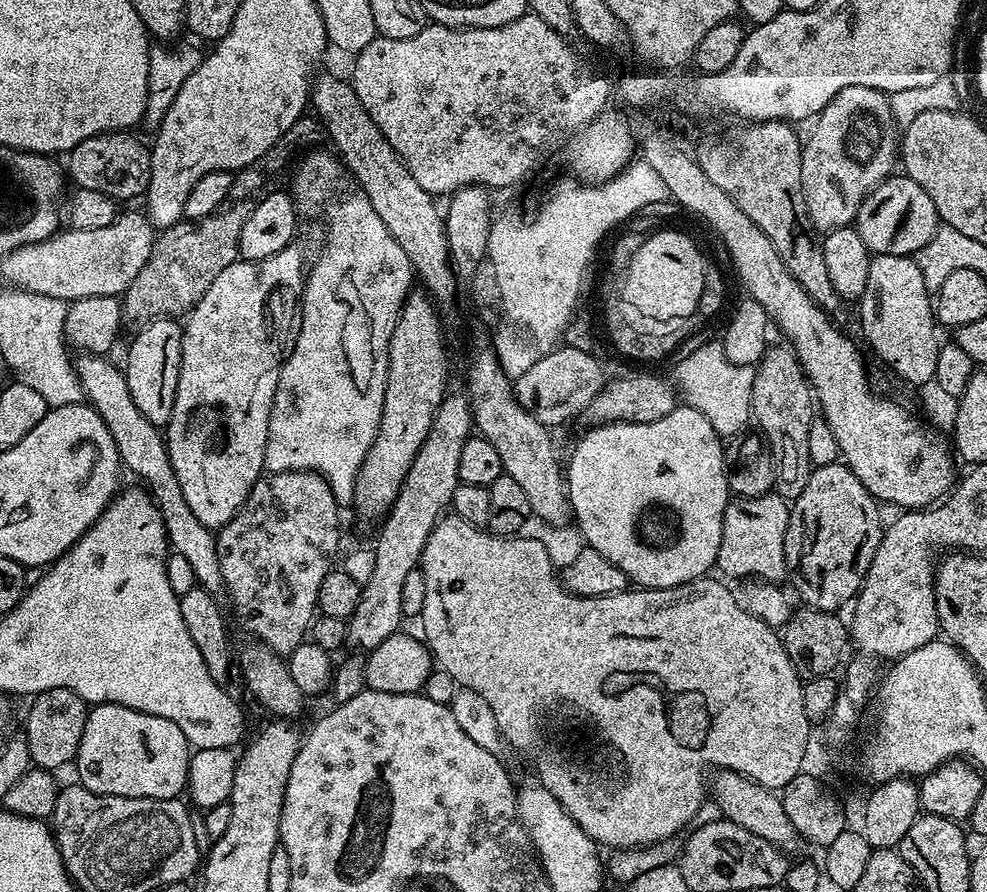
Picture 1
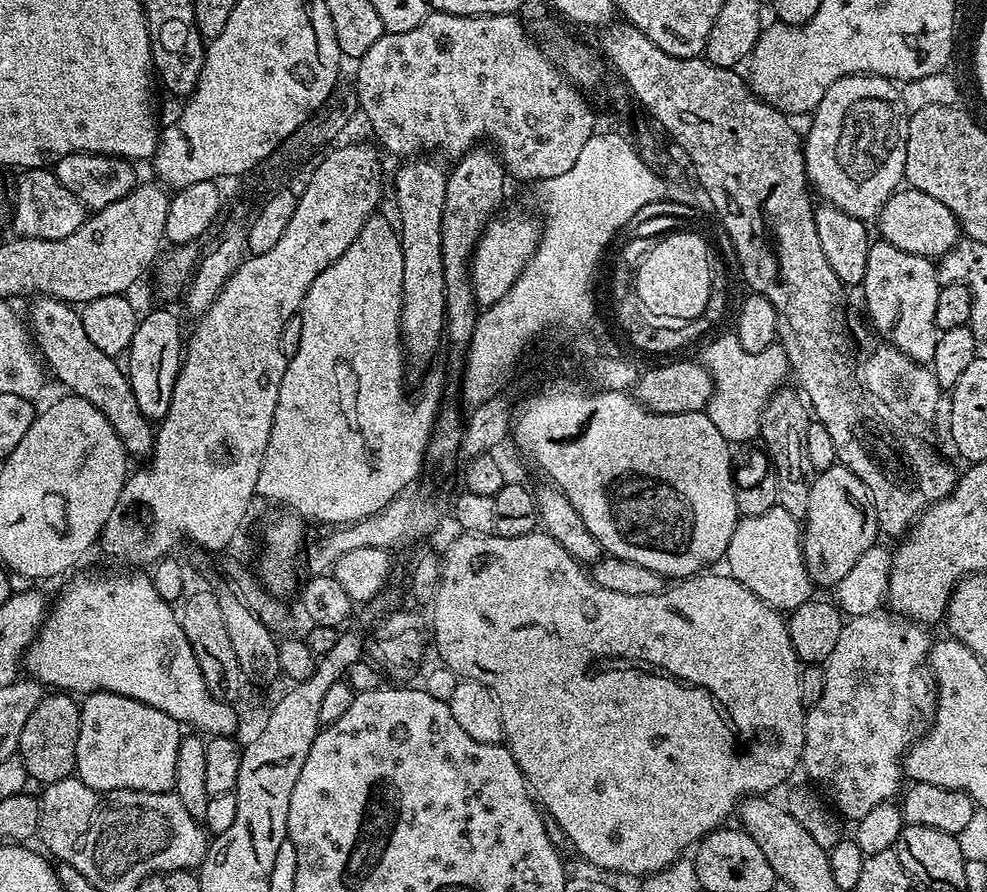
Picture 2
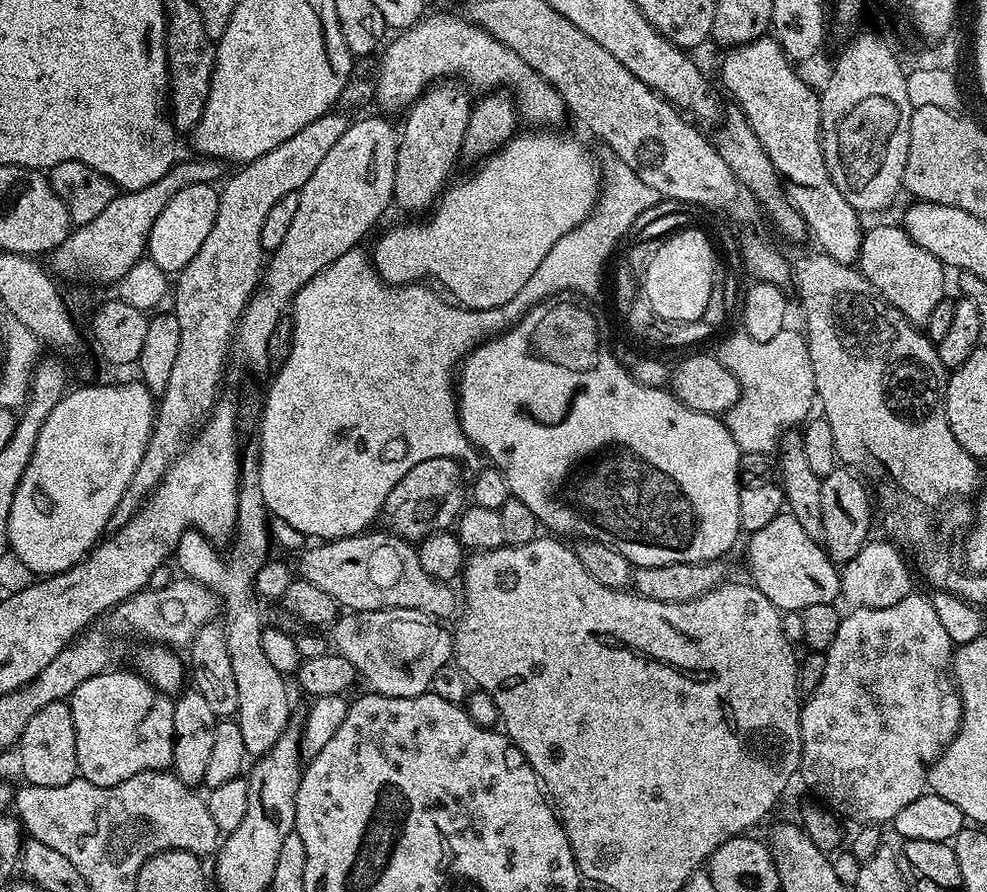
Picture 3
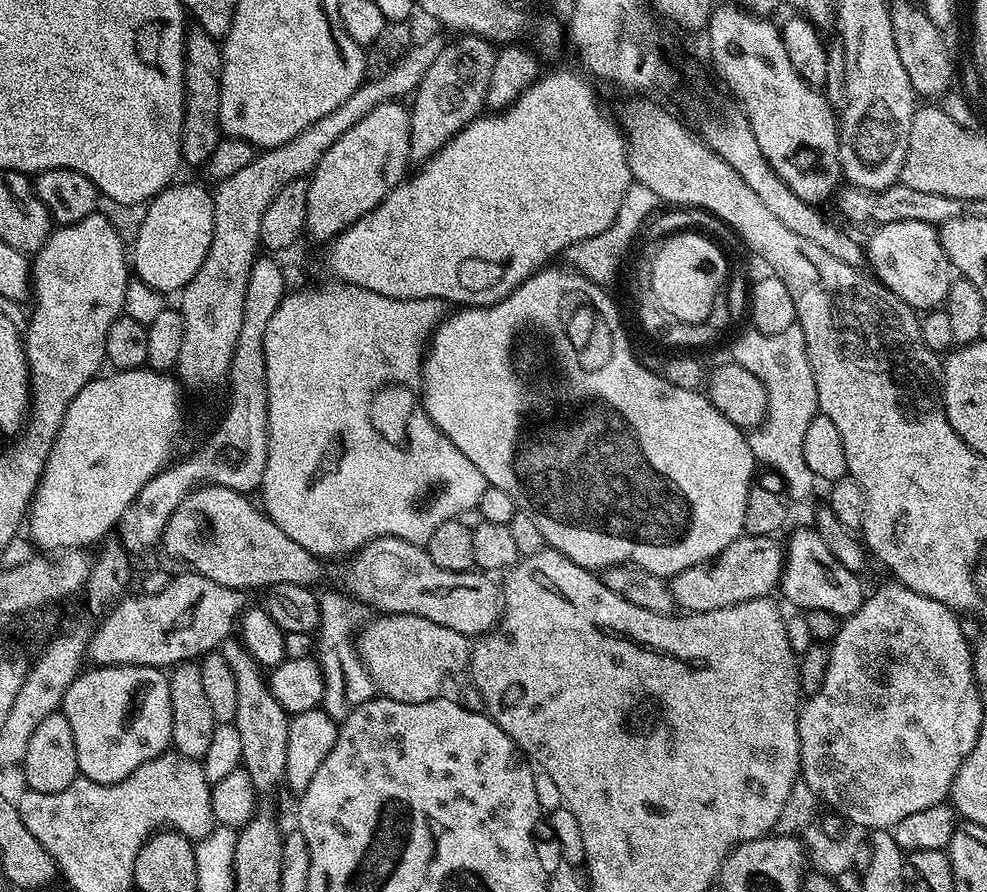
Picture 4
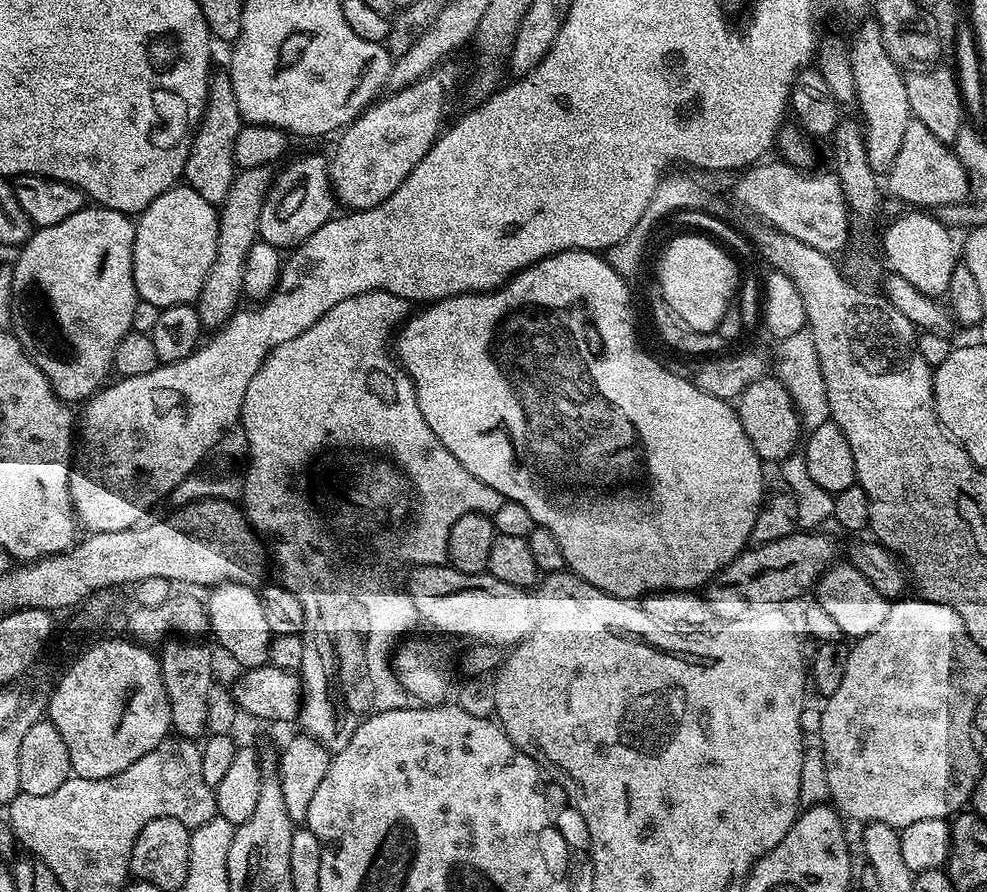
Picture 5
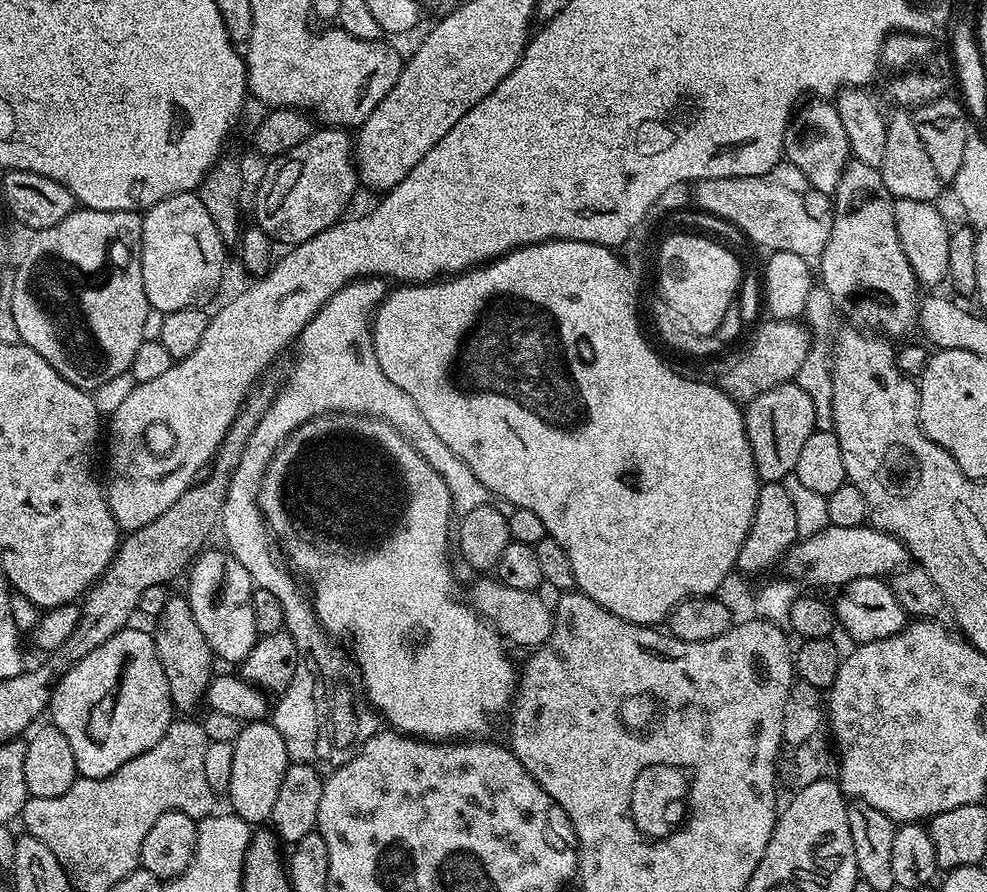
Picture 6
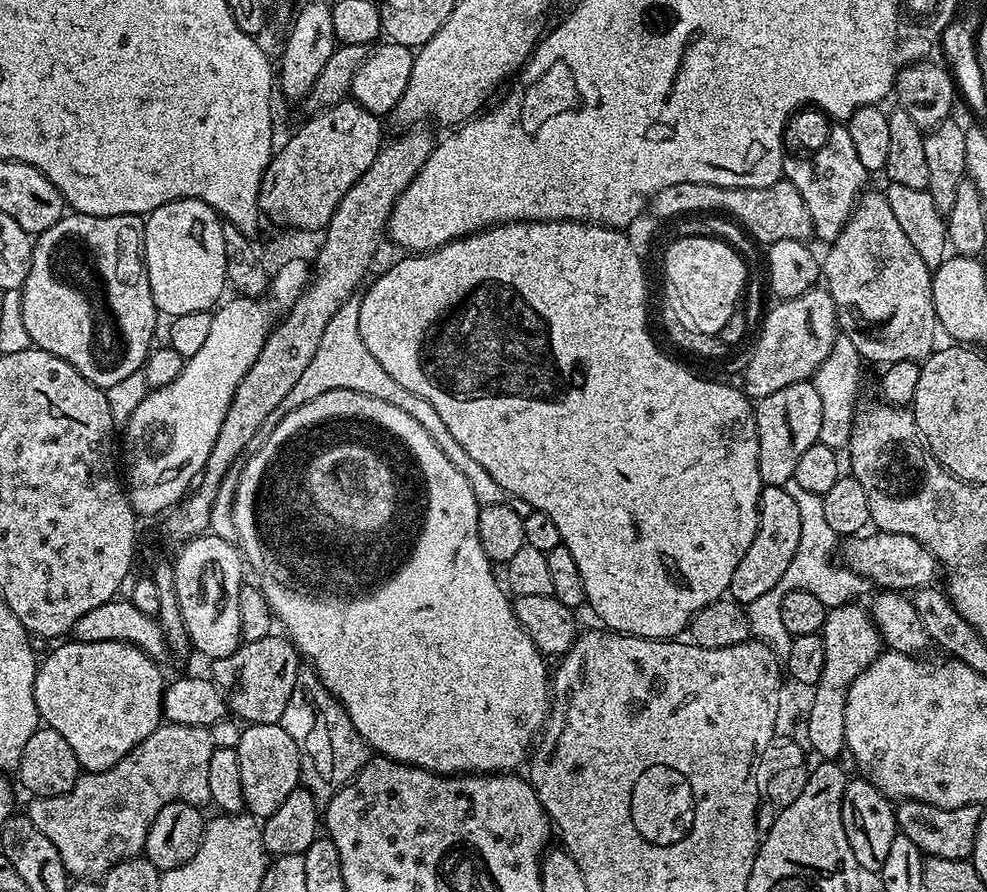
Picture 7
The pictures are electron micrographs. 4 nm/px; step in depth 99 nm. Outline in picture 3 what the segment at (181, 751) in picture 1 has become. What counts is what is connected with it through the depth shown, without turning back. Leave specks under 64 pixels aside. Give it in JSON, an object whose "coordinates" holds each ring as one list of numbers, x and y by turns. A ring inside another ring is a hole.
{"coordinates":[[109,670,94,678,86,678,70,697,76,731,77,773,94,786,118,786,126,778,143,772,159,772,172,763,172,739,174,738,173,697,167,692,157,692,156,687,143,676,132,672]]}

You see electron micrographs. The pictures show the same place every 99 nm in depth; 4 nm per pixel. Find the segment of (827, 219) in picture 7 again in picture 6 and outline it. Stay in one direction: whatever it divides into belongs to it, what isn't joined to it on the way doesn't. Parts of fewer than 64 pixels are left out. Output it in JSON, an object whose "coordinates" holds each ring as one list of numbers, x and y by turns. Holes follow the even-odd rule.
{"coordinates":[[808,98,795,109,784,131,783,155,787,163,798,166,798,170,806,174,806,178,817,190,825,194,835,192,843,170,849,164,850,153,846,129,842,127,838,110,831,99]]}

